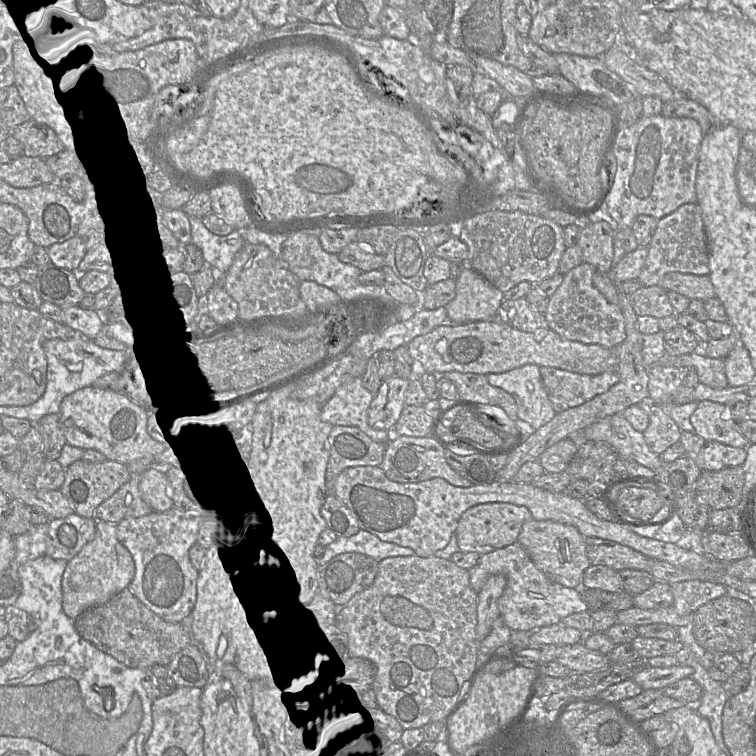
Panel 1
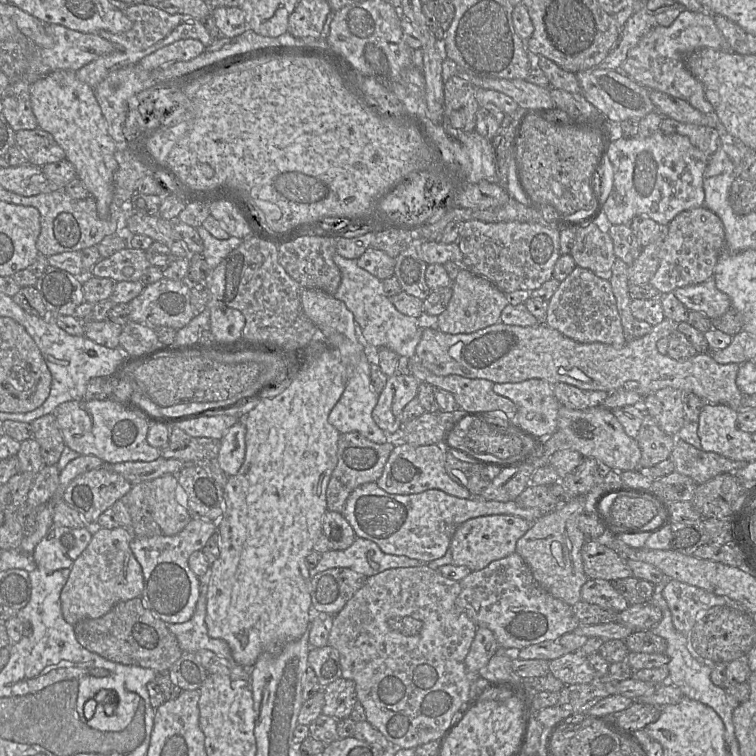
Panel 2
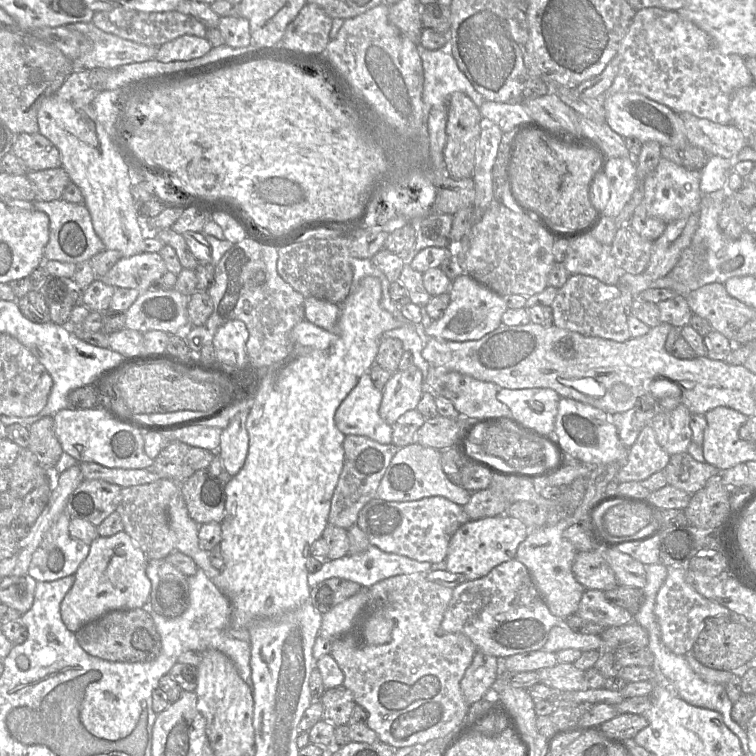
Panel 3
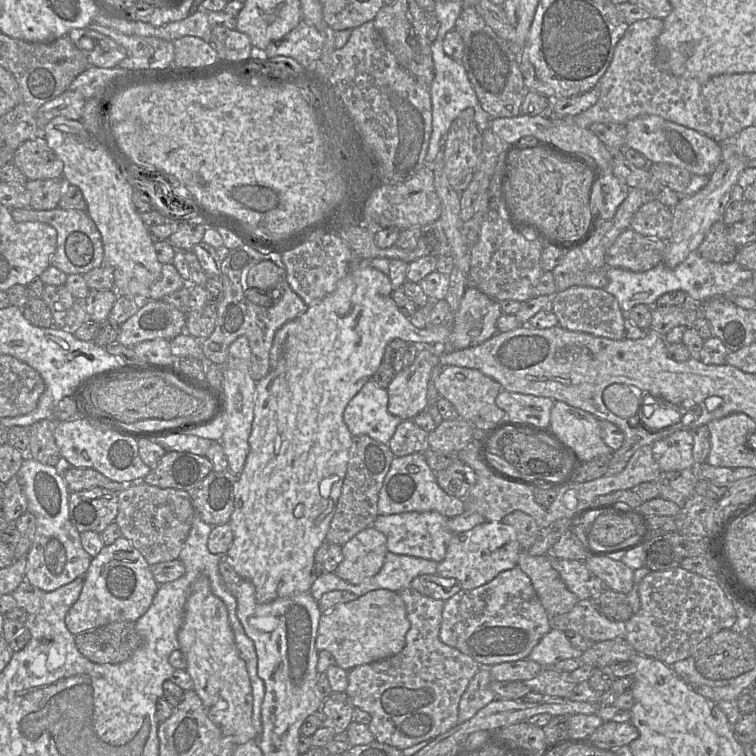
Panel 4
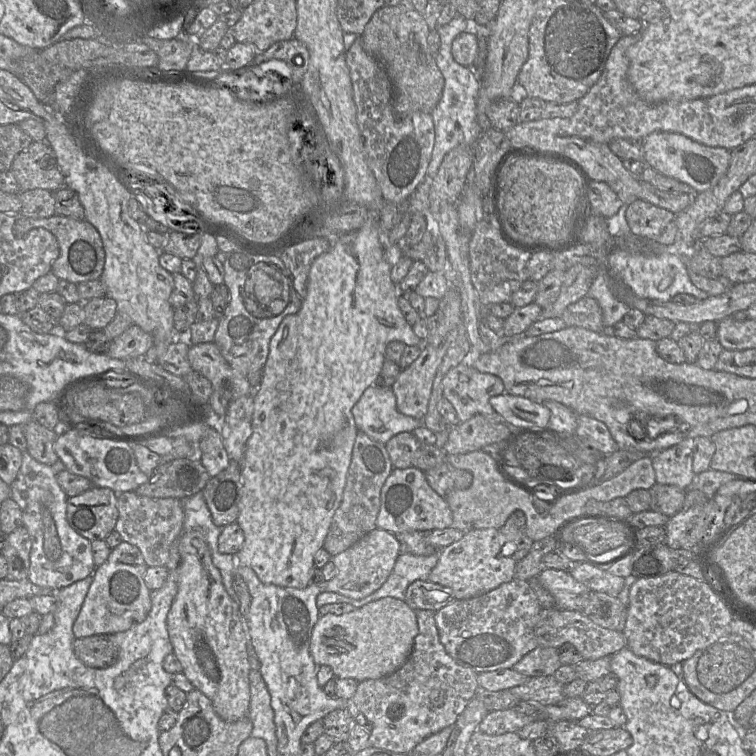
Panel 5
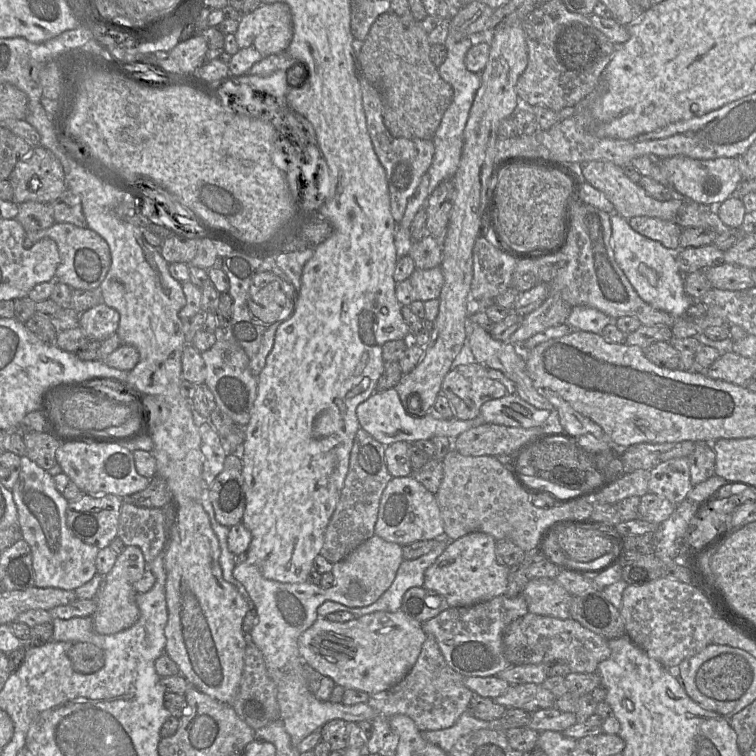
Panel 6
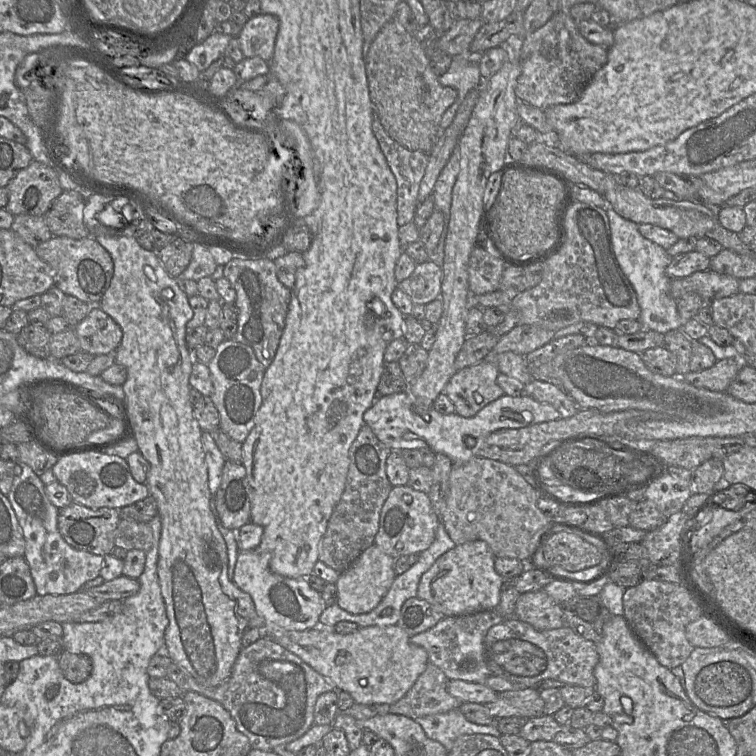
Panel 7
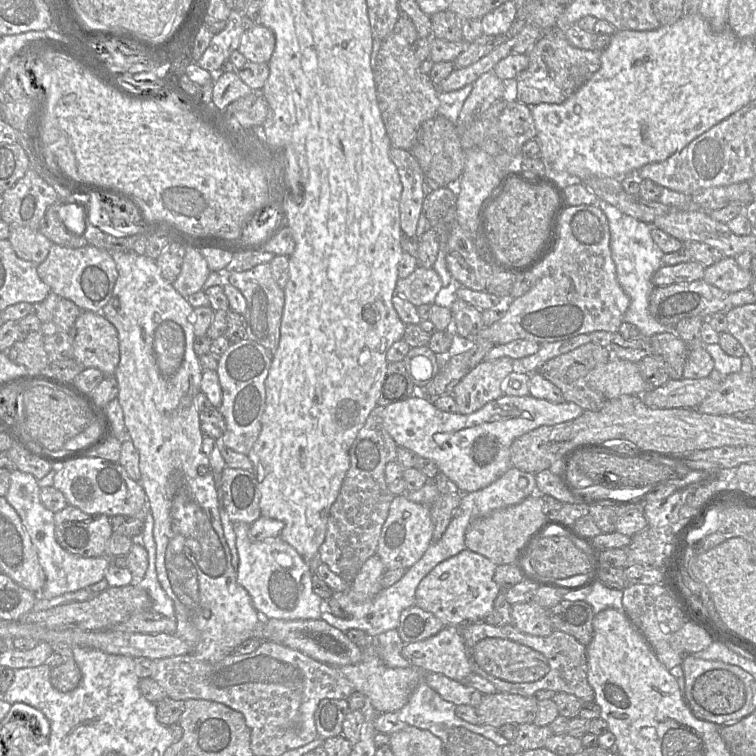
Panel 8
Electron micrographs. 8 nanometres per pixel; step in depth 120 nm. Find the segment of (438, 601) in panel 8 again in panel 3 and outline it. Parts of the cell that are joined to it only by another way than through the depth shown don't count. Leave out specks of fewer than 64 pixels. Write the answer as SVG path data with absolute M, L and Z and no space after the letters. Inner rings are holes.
M510 516L469 521L450 540L446 556L447 571L464 575L467 581L480 579L496 566L516 558L517 548L526 539L529 531L521 521Z

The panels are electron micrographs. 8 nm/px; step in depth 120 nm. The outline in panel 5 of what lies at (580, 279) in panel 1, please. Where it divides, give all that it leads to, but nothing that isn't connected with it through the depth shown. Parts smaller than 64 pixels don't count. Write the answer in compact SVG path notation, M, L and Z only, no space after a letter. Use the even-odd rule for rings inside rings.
M586 295L570 304L562 313L566 327L580 327L593 332L604 332L603 314L597 300Z

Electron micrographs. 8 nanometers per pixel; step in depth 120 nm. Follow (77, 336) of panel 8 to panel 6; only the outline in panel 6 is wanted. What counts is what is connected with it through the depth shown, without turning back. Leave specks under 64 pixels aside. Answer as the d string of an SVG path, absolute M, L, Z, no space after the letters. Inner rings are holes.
M100 302L80 314L79 326L89 339L103 341L117 332L119 319L115 309Z

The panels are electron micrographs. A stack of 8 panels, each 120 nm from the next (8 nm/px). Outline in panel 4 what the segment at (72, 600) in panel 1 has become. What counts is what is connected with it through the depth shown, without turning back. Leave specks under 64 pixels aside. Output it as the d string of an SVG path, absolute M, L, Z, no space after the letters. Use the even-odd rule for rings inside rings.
M120 537L92 559L81 594L66 614L66 627L75 636L112 622L136 622L149 609L158 588L150 564L129 540Z

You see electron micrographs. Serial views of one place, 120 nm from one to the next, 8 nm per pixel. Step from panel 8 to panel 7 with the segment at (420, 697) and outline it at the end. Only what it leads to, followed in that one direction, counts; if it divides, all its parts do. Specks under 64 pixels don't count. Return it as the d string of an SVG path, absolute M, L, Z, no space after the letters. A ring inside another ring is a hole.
M459 708L414 719L426 735L441 743L449 752L454 741L463 734L489 734L500 738L502 735L495 725L479 725L469 722Z

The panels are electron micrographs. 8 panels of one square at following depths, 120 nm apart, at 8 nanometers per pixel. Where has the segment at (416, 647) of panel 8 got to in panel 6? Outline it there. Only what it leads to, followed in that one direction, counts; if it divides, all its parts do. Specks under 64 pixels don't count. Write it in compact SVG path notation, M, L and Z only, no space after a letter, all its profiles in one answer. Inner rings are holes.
M500 595L500 596L490 599L488 601L480 602L480 603L477 603L477 604L474 604L471 606L449 607L446 610L442 611L437 616L422 623L422 629L426 633L426 635L434 636L434 638L439 646L439 649L443 655L445 661L447 662L447 664L455 671L462 674L464 677L466 677L466 676L479 676L479 677L495 676L495 675L498 675L499 672L509 668L510 666L516 666L516 665L511 665L505 657L503 634L504 634L505 629L511 622L526 615L528 612L529 612L528 606L527 606L526 600L523 595L519 595L516 597L508 597L506 595Z

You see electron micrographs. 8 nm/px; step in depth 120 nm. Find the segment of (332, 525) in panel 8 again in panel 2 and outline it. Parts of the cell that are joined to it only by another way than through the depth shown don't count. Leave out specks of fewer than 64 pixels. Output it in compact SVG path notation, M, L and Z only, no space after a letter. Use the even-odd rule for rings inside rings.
M359 432L340 433L337 444L337 465L326 491L327 510L342 513L353 490L366 483L377 482L391 452L400 443L406 443L400 439L400 434L388 436L386 443L378 444Z

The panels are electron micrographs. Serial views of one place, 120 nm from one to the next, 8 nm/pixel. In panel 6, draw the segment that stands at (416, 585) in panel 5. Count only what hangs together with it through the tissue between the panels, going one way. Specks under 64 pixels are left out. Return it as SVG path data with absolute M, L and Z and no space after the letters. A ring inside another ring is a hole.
M423 586L408 589L402 598L401 610L420 623L428 621L447 608L449 606L444 596Z

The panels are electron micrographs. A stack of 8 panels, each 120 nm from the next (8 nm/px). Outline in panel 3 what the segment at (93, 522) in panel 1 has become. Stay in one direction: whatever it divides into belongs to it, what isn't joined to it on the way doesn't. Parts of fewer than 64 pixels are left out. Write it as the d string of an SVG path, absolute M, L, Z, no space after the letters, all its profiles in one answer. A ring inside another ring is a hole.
M67 512L59 515L32 555L28 575L37 582L50 582L74 575L86 559L90 545L70 535Z

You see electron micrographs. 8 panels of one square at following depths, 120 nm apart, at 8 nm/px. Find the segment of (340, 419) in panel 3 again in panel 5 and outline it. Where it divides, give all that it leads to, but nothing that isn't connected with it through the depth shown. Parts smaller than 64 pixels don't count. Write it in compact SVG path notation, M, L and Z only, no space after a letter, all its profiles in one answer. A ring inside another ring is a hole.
M369 386L352 408L358 431L386 444L401 432L413 432L423 425L422 420L406 416L397 410L392 388Z

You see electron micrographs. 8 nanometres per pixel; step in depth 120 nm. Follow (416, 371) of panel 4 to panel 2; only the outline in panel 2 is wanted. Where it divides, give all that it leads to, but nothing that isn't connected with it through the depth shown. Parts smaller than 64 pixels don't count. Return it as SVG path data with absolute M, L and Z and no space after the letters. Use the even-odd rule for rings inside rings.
M395 374L388 378L383 391L379 394L377 404L372 411L372 417L378 427L387 434L387 441L388 436L400 434L402 411L412 399L417 397L419 383L412 374Z

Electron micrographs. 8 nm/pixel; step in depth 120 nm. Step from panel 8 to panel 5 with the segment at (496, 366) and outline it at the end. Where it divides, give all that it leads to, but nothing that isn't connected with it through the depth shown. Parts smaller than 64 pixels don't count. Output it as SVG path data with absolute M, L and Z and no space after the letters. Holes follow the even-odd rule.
M470 344L467 356L443 377L443 397L453 405L459 422L465 422L475 415L502 420L489 400L505 393L503 382L498 376L473 368L471 358L473 352Z

